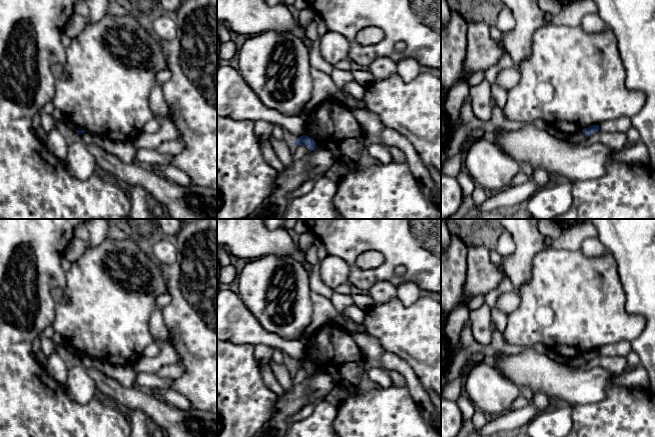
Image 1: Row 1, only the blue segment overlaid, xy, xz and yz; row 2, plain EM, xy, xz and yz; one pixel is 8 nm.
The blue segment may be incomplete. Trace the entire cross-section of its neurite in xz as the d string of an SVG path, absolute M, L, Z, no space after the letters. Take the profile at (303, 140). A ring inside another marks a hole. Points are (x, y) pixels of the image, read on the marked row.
M306 135L301 136L300 138L297 138L294 140L294 145L305 145L310 151L315 151L316 150L316 143L314 139L311 137L308 137Z

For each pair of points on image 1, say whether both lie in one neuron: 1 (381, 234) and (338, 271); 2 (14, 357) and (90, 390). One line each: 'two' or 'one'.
1: two
2: two

